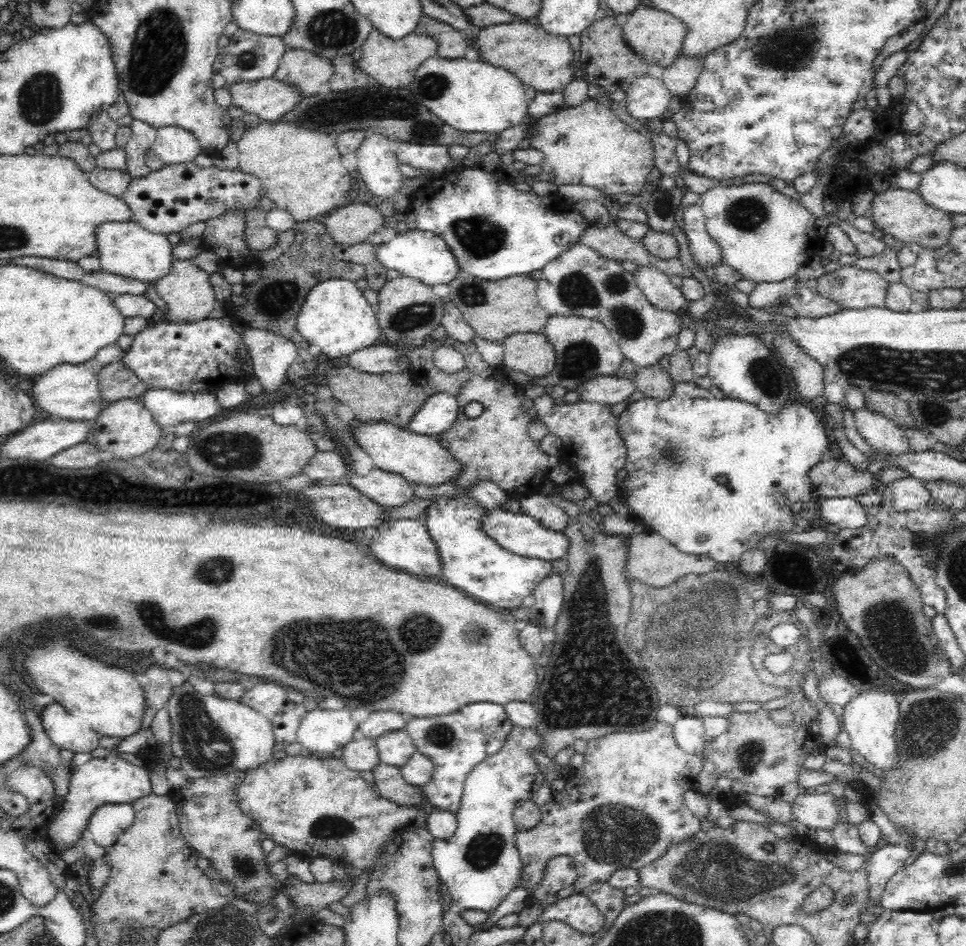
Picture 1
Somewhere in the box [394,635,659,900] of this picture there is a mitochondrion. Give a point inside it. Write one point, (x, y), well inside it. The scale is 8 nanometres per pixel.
(483, 851)

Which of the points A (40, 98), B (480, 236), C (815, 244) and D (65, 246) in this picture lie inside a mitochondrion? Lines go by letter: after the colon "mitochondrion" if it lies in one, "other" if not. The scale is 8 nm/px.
A: mitochondrion
B: mitochondrion
C: other
D: other

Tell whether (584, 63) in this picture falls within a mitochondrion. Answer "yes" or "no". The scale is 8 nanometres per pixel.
no

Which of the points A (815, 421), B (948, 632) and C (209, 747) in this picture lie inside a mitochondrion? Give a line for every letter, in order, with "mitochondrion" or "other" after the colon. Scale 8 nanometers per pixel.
A: other
B: other
C: mitochondrion

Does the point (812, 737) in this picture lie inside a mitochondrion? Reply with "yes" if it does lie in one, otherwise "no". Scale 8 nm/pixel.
no

